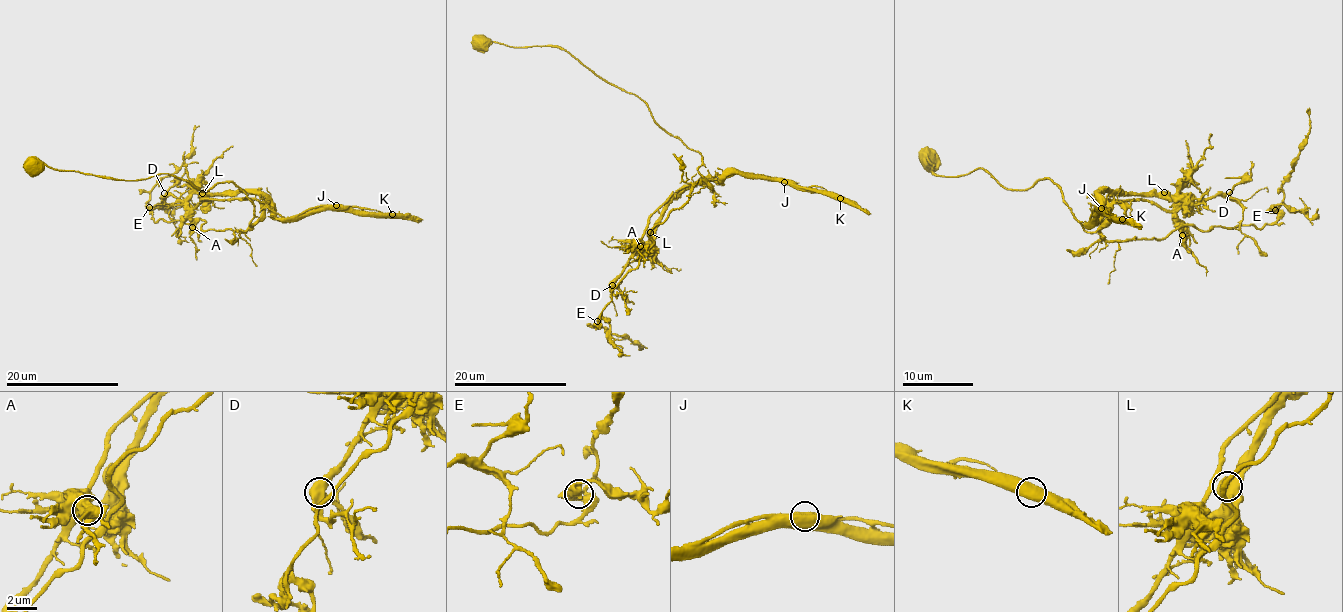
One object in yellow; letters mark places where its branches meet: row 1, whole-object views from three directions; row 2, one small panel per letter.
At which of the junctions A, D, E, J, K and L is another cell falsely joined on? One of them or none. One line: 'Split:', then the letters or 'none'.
Split: J

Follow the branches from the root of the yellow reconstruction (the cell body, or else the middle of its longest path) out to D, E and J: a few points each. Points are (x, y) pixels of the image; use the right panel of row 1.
D: (929, 157), (936, 175), (981, 168), (1008, 189), (1050, 178), (1106, 240), (1164, 238), (1182, 208), (1229, 192)
E: (929, 157), (936, 175), (981, 168), (1008, 189), (1050, 178), (1082, 228), (1106, 240), (1261, 228), (1275, 210)
J: (929, 157), (936, 175), (981, 168), (1008, 189), (1050, 178), (1085, 231), (1101, 208)

